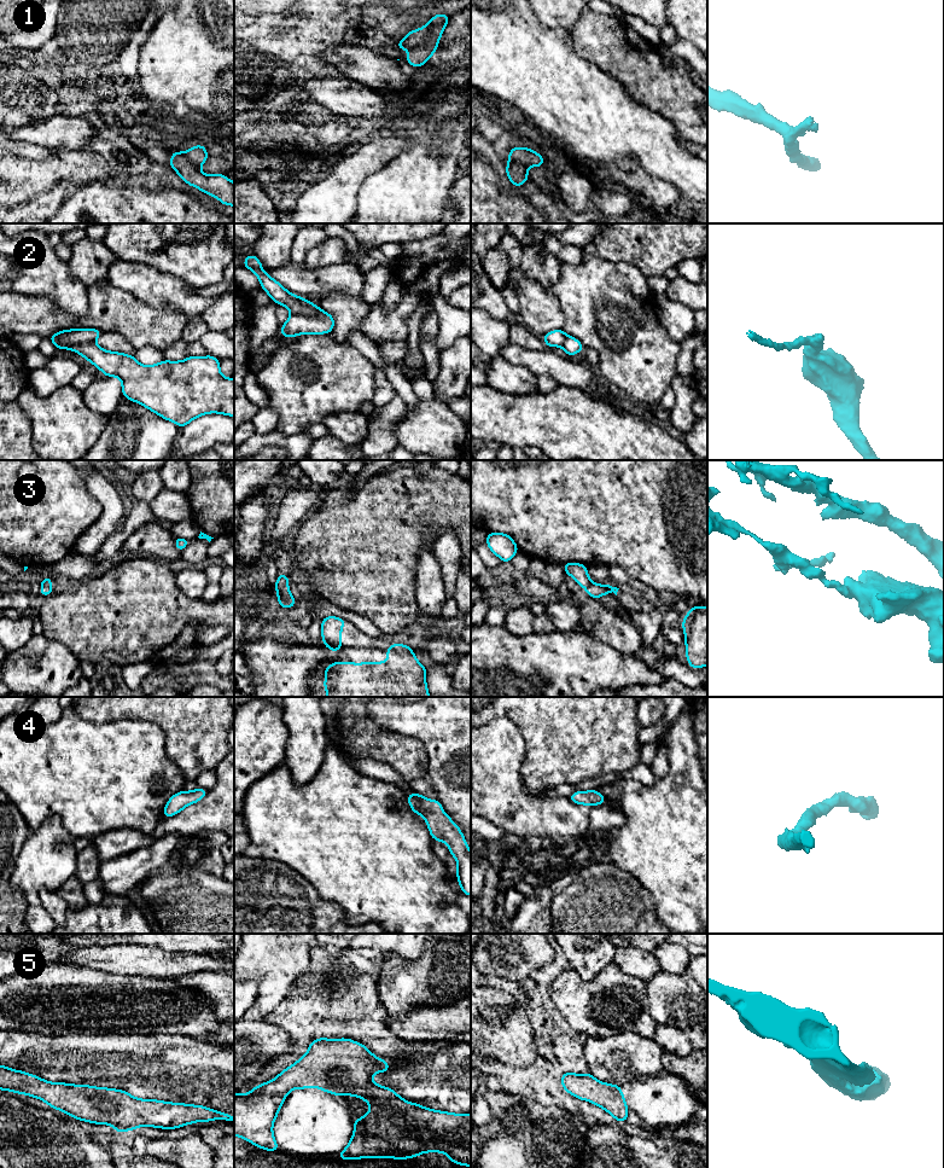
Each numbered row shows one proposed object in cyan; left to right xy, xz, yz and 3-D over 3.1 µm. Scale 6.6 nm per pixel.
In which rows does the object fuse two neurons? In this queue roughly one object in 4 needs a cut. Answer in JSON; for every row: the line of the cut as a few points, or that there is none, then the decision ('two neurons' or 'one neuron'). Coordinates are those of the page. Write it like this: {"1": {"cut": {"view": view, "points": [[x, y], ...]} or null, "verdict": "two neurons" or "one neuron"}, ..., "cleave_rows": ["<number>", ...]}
{"1": {"cut": {"view": "xz", "points": [[429, 24], [427, 36], [411, 50]]}, "verdict": "two neurons"}, "2": {"cut": {"view": "xy", "points": [[56, 333], [62, 341], [68, 343], [83, 343], [93, 340]]}, "verdict": "two neurons"}, "3": {"cut": {"view": "yz", "points": [[592, 582], [586, 588]]}, "verdict": "two neurons"}, "4": {"cut": null, "verdict": "one neuron"}, "5": {"cut": null, "verdict": "one neuron"}, "cleave_rows": ["1", "2", "3"]}

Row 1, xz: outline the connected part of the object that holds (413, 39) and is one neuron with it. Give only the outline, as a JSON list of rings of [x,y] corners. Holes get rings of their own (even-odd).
[[[429,24],[416,30],[410,30],[398,43],[395,46],[400,50],[412,50],[420,46],[429,35]]]

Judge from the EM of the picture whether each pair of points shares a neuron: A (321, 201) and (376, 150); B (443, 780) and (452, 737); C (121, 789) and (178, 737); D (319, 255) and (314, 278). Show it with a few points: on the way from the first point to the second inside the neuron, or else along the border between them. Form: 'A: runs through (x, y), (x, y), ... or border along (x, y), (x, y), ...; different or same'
A: runs through (334, 189), (362, 161); same
B: runs through (452, 770), (452, 748); same
C: border along (152, 722), (164, 734), (167, 756), (181, 772); different
D: border along (343, 262), (315, 268), (307, 268), (301, 263); different

